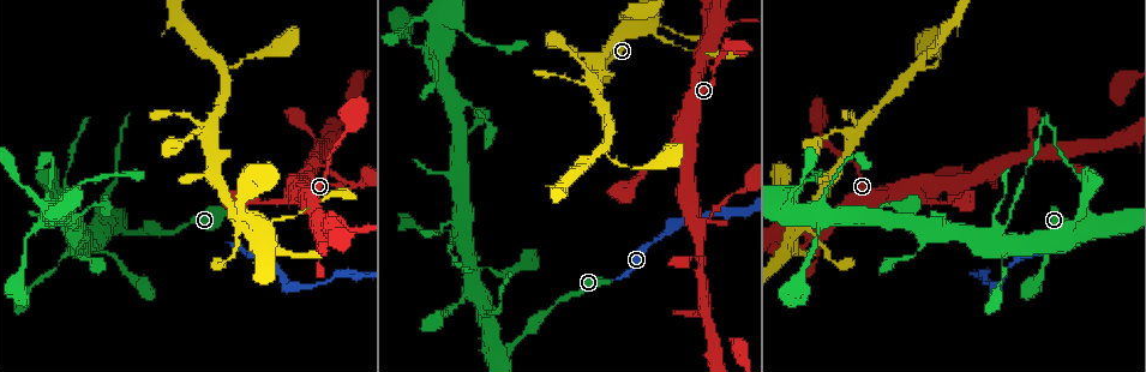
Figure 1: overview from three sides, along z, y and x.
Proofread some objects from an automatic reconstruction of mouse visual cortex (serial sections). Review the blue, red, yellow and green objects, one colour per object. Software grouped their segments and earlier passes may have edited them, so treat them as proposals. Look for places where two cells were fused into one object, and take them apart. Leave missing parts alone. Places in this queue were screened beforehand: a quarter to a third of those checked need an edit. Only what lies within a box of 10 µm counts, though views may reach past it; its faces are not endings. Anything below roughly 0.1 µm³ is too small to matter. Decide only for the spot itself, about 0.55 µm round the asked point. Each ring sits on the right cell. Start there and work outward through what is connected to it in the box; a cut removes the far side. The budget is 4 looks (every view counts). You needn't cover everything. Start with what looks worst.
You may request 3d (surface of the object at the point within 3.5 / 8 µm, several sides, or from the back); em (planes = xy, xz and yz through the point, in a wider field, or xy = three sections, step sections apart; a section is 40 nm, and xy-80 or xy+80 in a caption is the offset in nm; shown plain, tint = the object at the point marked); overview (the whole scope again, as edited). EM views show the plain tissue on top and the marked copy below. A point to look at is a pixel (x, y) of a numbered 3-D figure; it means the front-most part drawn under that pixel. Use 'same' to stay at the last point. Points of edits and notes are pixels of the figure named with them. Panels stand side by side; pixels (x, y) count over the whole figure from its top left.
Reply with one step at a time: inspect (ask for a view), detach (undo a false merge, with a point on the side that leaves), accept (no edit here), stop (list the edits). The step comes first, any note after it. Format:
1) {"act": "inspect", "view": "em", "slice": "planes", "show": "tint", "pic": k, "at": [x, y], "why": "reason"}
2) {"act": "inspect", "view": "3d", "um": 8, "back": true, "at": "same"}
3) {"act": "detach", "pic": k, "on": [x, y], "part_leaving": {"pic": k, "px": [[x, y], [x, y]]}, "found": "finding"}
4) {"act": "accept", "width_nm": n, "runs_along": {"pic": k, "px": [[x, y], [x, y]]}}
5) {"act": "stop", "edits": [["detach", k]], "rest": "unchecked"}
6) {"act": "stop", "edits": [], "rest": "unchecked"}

{"act": "inspect", "view": "3d", "um": 3.5, "pic": 1, "at": [992, 170], "why": "three-way junction"}

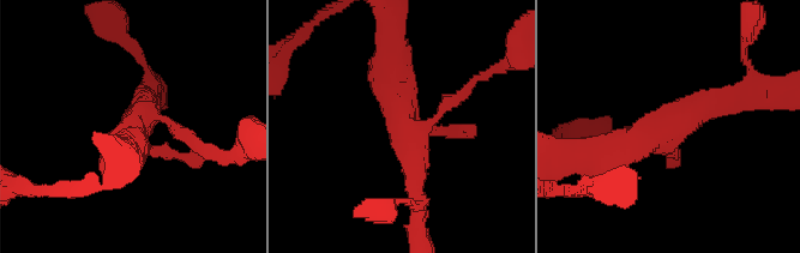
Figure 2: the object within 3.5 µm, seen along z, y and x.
{"act": "inspect", "view": "em", "slice": "xy", "step": 1, "show": "tint", "pic": 2, "at": [674, 123]}

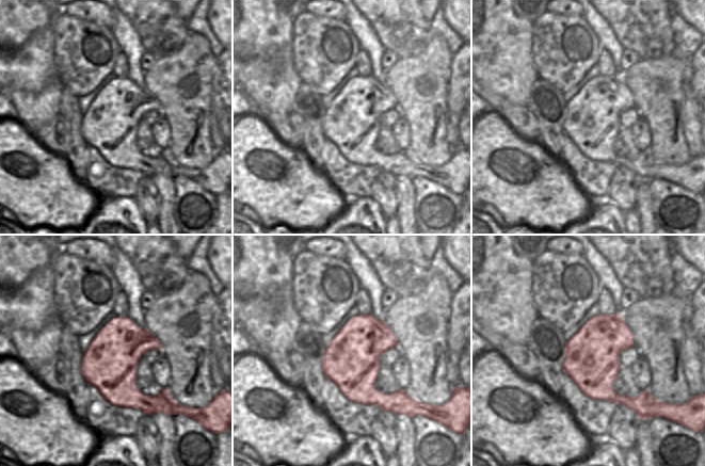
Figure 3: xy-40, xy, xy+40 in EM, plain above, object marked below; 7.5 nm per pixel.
{"act": "accept", "width_nm": 420, "runs_along": {"pic": 2, "px": [[609, 156], [728, 96], [741, 96]]}, "found": "one cell here"}

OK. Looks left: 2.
{"act": "inspect", "view": "3d", "um": 3.5, "pic": 1, "at": [647, 173], "why": "a narrow waist"}

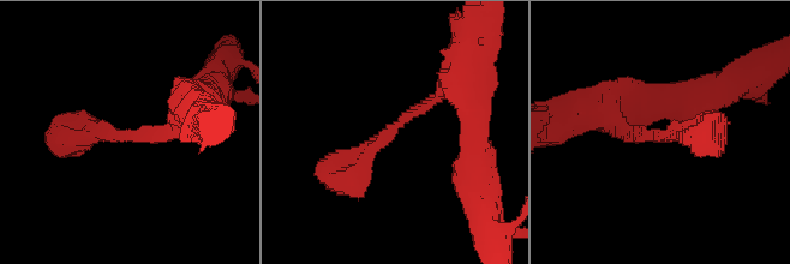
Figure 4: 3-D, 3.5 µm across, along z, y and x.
{"act": "accept", "arm_widths_nm": [200, 300], "runs_along": {"pic": 4, "px": [[470, 83], [452, 85], [336, 175]]}, "found": "all the same cell"}

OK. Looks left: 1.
{"act": "stop", "edits": [], "rest": "unchecked"}

